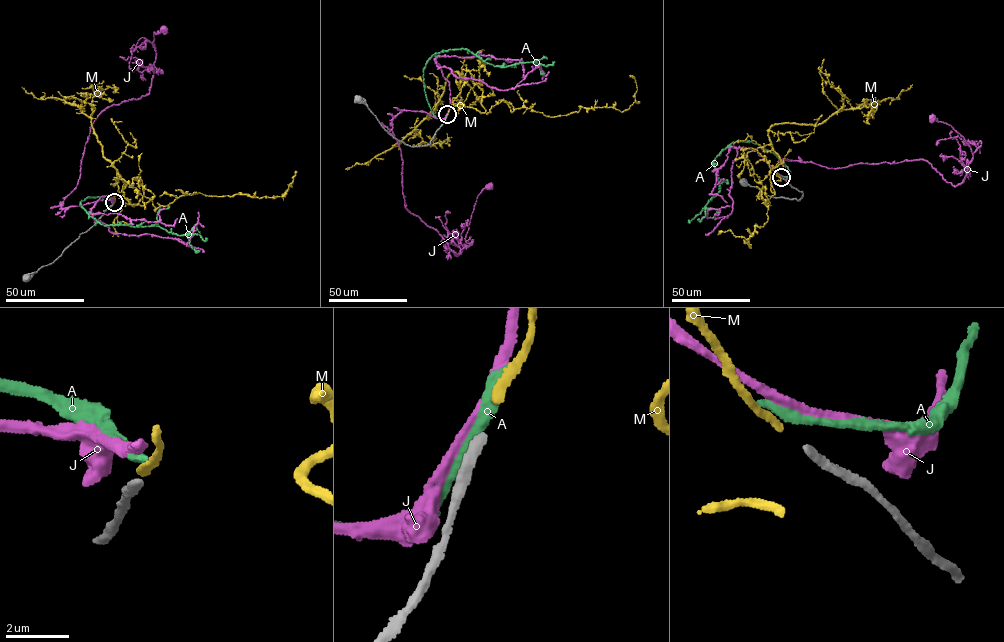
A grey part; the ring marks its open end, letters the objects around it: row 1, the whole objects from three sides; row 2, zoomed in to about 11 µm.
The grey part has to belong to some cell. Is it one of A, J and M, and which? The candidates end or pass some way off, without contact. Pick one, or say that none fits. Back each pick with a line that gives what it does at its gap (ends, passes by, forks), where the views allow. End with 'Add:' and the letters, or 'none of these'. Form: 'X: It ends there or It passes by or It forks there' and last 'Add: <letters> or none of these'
M: It ends there
Add: M

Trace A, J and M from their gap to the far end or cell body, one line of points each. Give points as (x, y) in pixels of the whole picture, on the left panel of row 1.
A: (113, 201), (91, 197), (80, 203), (105, 225), (155, 226), (179, 235), (207, 238)
J: (113, 201), (61, 206), (79, 179), (97, 117), (105, 108), (148, 92), (153, 32), (163, 29)
M: (114, 202), (123, 188), (122, 202), (151, 200), (155, 211), (199, 193), (279, 196), (291, 183), (283, 200)

